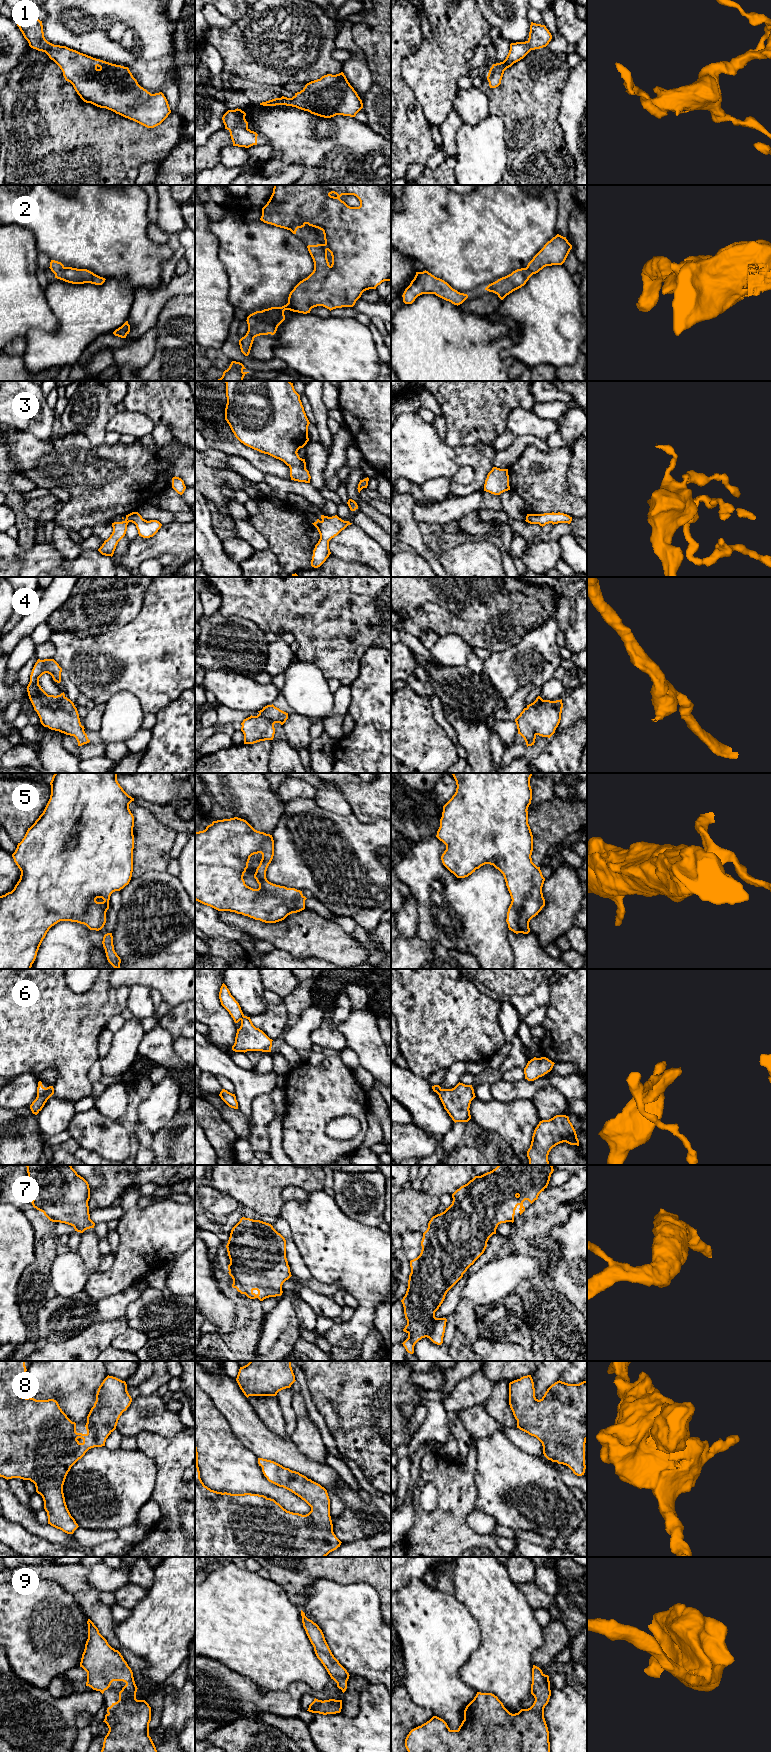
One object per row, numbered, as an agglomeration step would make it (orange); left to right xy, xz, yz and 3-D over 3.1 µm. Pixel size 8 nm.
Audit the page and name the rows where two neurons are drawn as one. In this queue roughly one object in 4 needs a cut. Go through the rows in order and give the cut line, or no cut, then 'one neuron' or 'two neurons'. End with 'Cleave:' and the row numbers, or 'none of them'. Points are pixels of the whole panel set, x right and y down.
1: cut none; one neuron
2: cut none; one neuron
3: cut xy (126, 517), (128, 522); two neurons
4: cut none; one neuron
5: cut none; one neuron
6: cut xy (49, 1087), (43, 1094), (37, 1097); two neurons
7: cut none; one neuron
8: cut none; one neuron
9: cut none; one neuron
Cleave: 3, 6

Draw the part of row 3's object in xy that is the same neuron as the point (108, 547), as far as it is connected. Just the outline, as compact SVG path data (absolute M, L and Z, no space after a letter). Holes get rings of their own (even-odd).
M127 518L122 522L112 523L113 532L110 537L104 541L98 551L105 556L113 556L118 542L125 536L128 525Z

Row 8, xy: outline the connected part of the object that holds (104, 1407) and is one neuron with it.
M0 1361L0 1477L7 1480L20 1478L33 1482L36 1492L43 1498L48 1524L67 1534L73 1534L79 1526L65 1502L63 1485L66 1476L71 1467L89 1449L105 1446L106 1439L116 1429L120 1416L130 1406L132 1398L127 1391L125 1381L108 1375L99 1386L96 1401L87 1416L85 1425L87 1433L77 1433L76 1423L67 1417L56 1400L36 1400L19 1395L18 1384L26 1371L25 1361Z

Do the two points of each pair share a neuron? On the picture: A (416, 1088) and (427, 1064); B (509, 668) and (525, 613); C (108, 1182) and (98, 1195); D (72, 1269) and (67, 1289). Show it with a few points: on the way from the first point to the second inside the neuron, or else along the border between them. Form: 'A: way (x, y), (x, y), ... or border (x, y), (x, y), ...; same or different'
A: border (408, 1069), (425, 1079); different
B: border (533, 629), (516, 644), (504, 650), (493, 651); different
C: way (108, 1185), (101, 1192); same
D: way (68, 1274), (67, 1284); same

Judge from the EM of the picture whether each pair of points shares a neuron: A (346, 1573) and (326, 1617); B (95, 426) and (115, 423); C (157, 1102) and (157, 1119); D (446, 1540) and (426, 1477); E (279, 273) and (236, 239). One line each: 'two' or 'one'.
A: two
B: two
C: one
D: one
E: one

